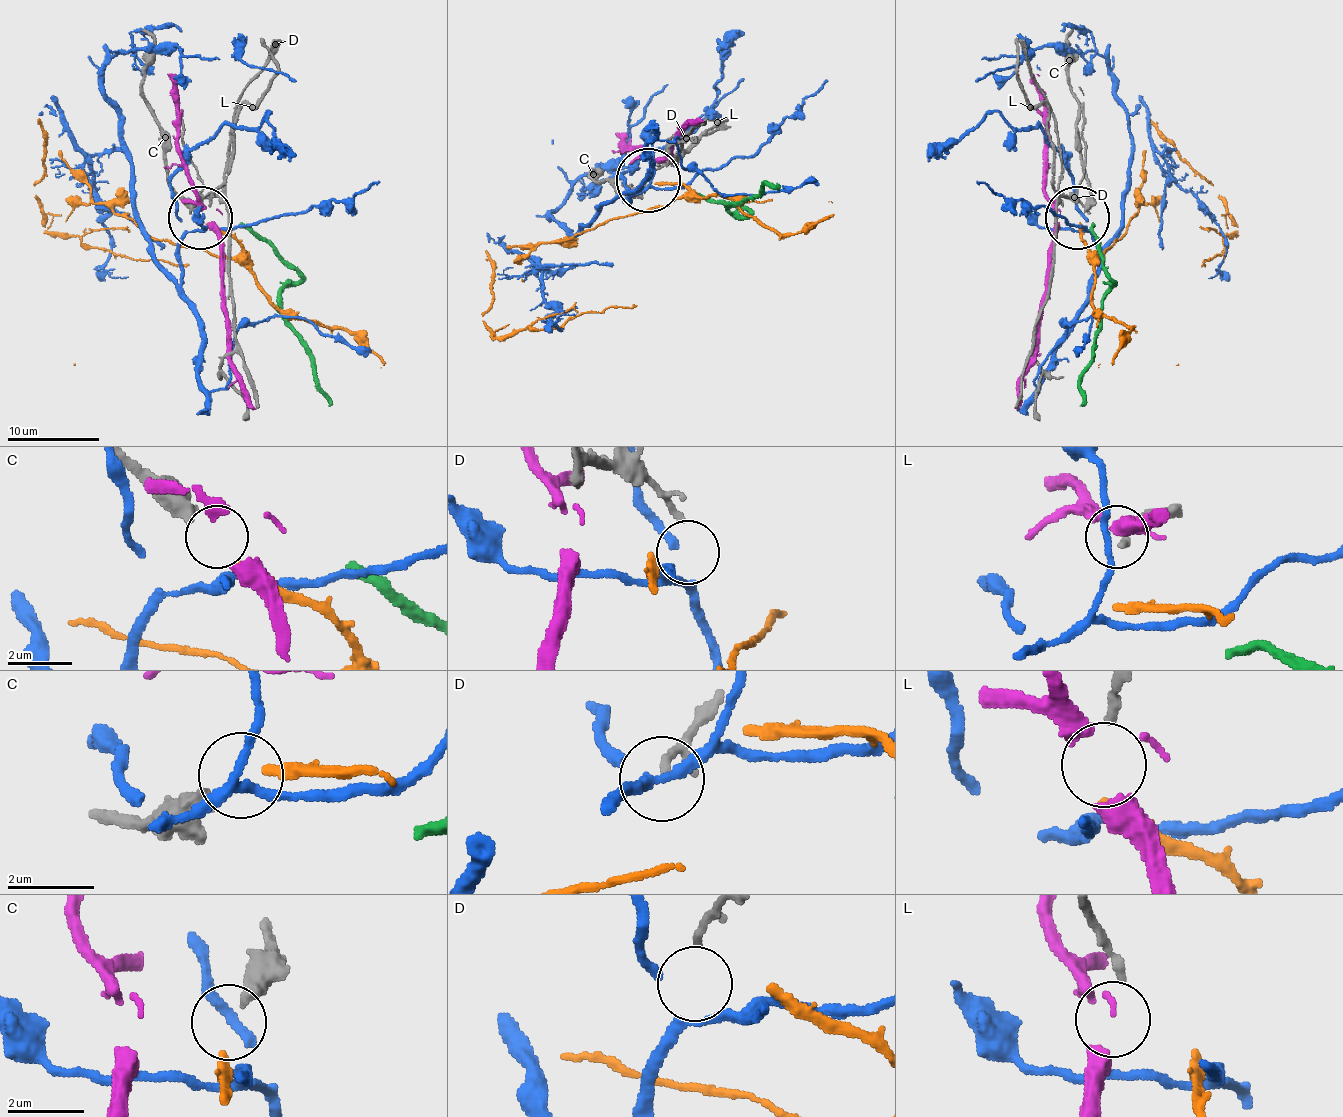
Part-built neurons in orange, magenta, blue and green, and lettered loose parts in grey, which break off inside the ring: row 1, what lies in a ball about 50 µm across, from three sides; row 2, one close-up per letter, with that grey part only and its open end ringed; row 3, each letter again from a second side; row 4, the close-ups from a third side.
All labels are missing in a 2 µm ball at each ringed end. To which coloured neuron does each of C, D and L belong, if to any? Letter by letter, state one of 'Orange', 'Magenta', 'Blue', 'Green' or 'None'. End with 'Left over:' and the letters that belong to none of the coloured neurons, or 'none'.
C: Orange
D: None
L: Magenta
Left over: D

